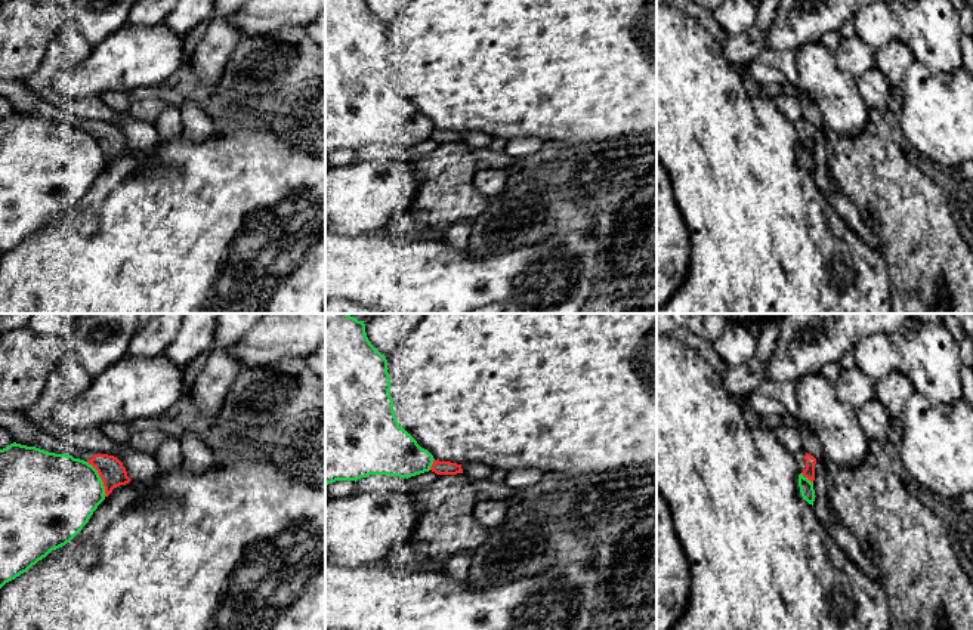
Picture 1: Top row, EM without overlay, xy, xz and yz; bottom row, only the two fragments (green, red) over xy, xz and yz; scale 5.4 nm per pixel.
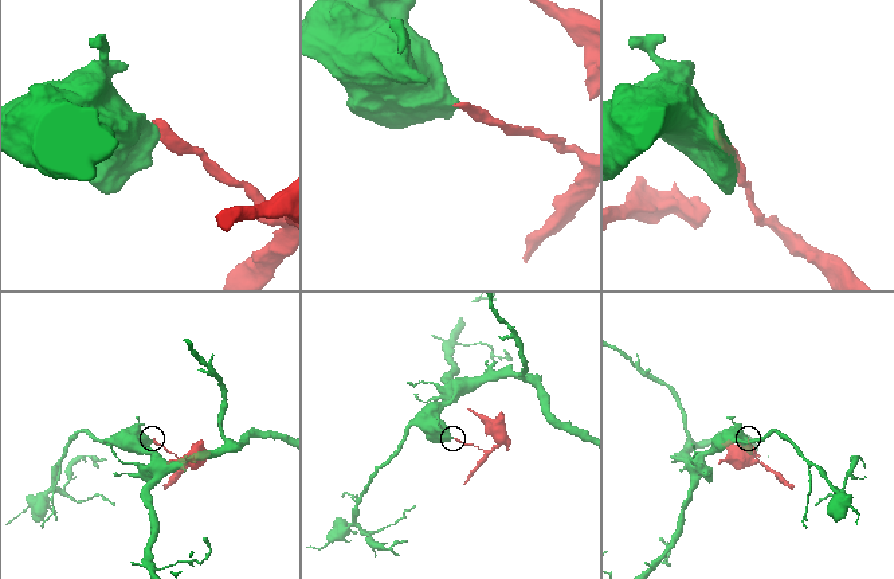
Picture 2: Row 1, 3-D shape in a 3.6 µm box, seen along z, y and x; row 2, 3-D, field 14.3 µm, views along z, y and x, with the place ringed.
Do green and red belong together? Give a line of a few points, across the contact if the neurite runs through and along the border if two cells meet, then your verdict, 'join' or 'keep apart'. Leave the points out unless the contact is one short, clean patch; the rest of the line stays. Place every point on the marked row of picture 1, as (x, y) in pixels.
xy (86, 462), (96, 471), (105, 496) | keep apart

